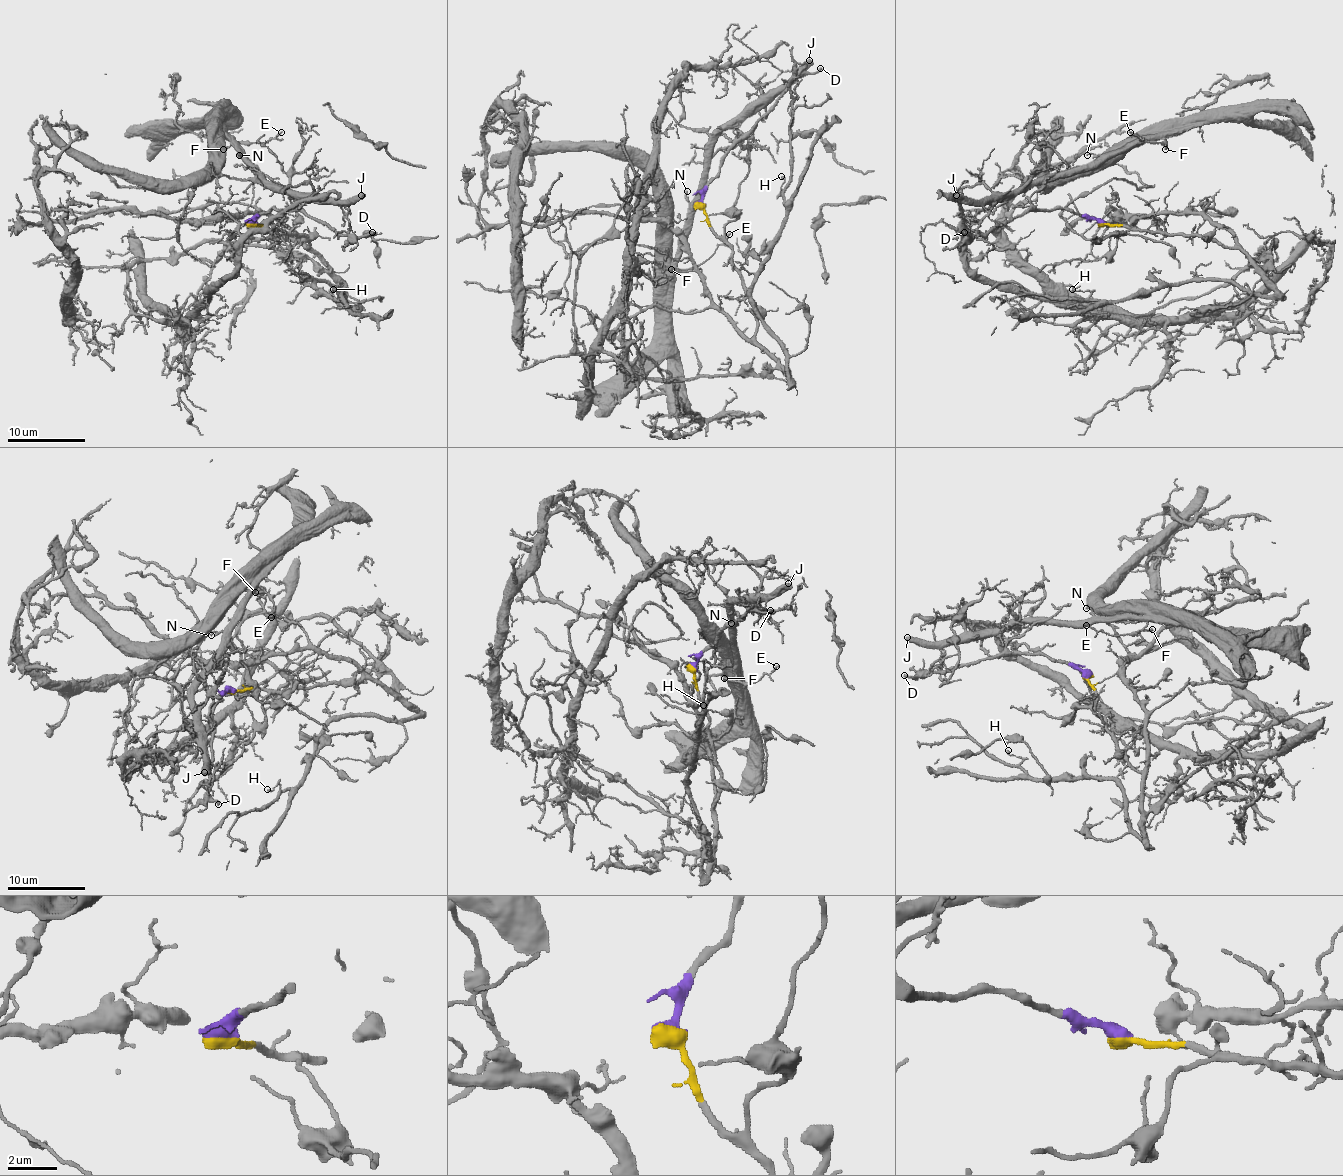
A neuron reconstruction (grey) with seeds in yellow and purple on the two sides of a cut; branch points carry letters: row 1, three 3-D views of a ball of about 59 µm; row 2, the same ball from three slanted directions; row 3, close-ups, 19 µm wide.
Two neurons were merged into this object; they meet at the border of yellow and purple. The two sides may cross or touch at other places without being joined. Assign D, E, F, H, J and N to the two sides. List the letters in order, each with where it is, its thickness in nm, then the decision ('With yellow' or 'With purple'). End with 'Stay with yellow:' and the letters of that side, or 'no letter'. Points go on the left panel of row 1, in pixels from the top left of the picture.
D: Place: (372, 232). Thickness 240 nm. With purple
E: Place: (281, 132). Thickness 160 nm. With purple
F: Place: (223, 149). Thickness 190 nm. With purple
H: Place: (333, 289). Thickness 170 nm. With yellow
J: Place: (361, 195). Thickness 600 nm. With purple
N: Place: (239, 155). Thickness 110 nm. With purple
Stay with yellow: H

